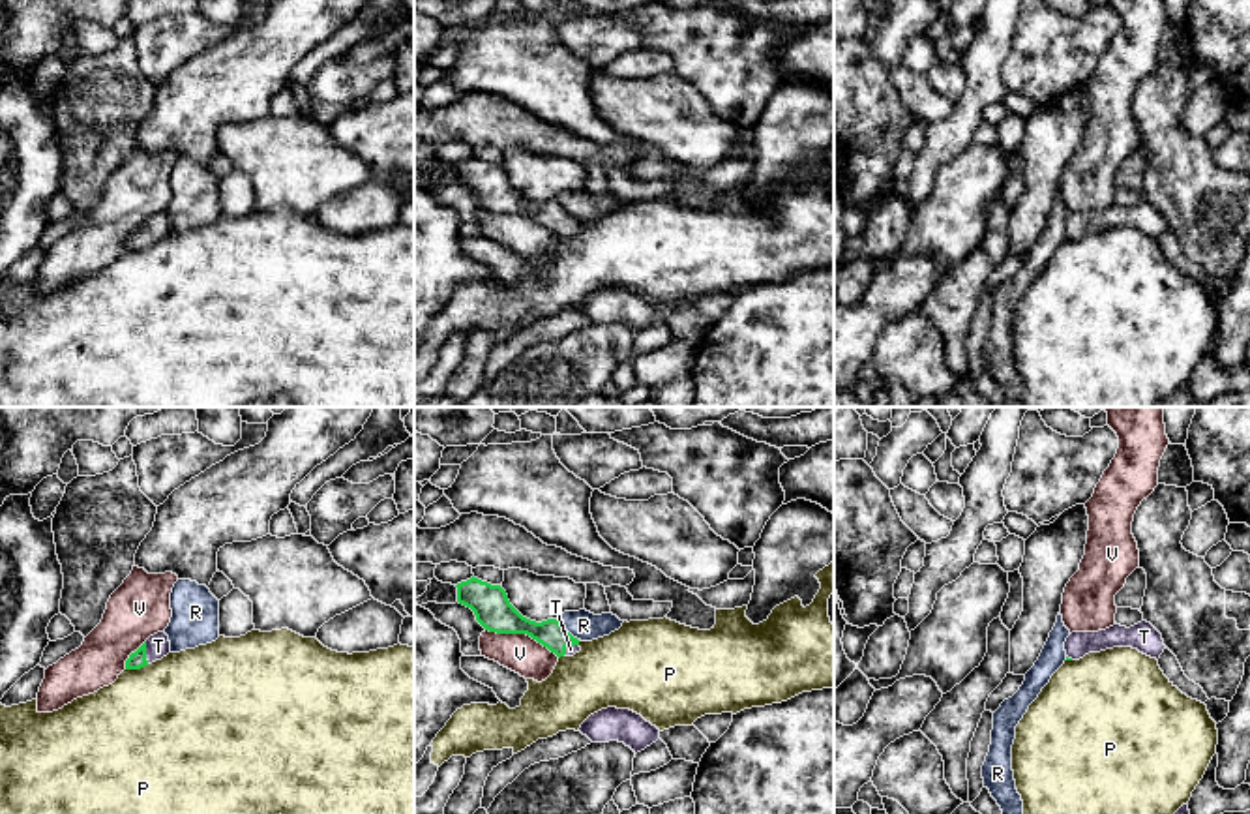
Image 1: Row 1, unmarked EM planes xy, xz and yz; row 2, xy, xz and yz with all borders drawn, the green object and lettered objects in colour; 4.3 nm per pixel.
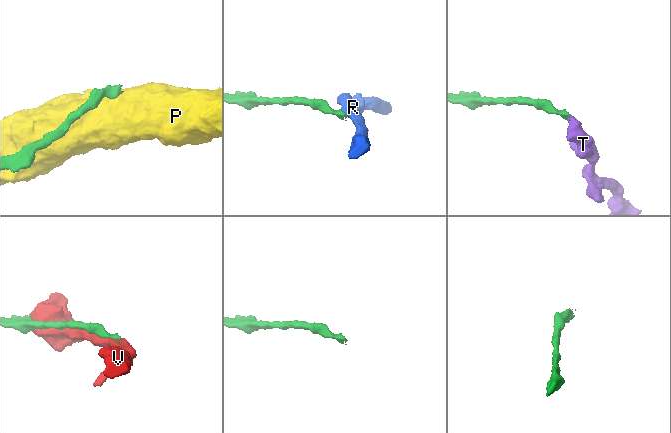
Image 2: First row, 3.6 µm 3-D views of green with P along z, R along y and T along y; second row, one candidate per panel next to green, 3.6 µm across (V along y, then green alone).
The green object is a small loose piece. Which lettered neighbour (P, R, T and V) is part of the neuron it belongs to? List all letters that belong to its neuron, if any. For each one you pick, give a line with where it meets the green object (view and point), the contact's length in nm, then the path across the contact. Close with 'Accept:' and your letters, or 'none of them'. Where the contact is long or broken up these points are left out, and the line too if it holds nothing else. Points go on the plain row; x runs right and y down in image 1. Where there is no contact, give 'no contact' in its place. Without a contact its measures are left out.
T: meets green in xy at (145, 233); contact 100 nm long; runs through xy (137, 239), (145, 233), (158, 226)
Accept: T

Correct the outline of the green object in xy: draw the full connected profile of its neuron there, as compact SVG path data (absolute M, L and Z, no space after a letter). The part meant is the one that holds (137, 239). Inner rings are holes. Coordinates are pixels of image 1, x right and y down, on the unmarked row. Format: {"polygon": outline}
{"polygon": "M165 212L150 216L135 233L126 240L126 249L141 249L171 233L171 221Z"}

